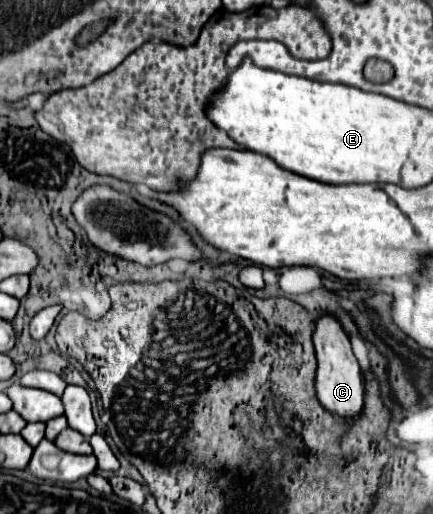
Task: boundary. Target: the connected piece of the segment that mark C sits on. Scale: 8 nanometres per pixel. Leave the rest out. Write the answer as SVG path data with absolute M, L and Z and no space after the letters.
M325 315L317 319L313 333L315 353L317 353L317 375L315 375L315 397L333 415L353 421L363 409L363 377L359 363L351 351L347 333L341 329L335 317Z

